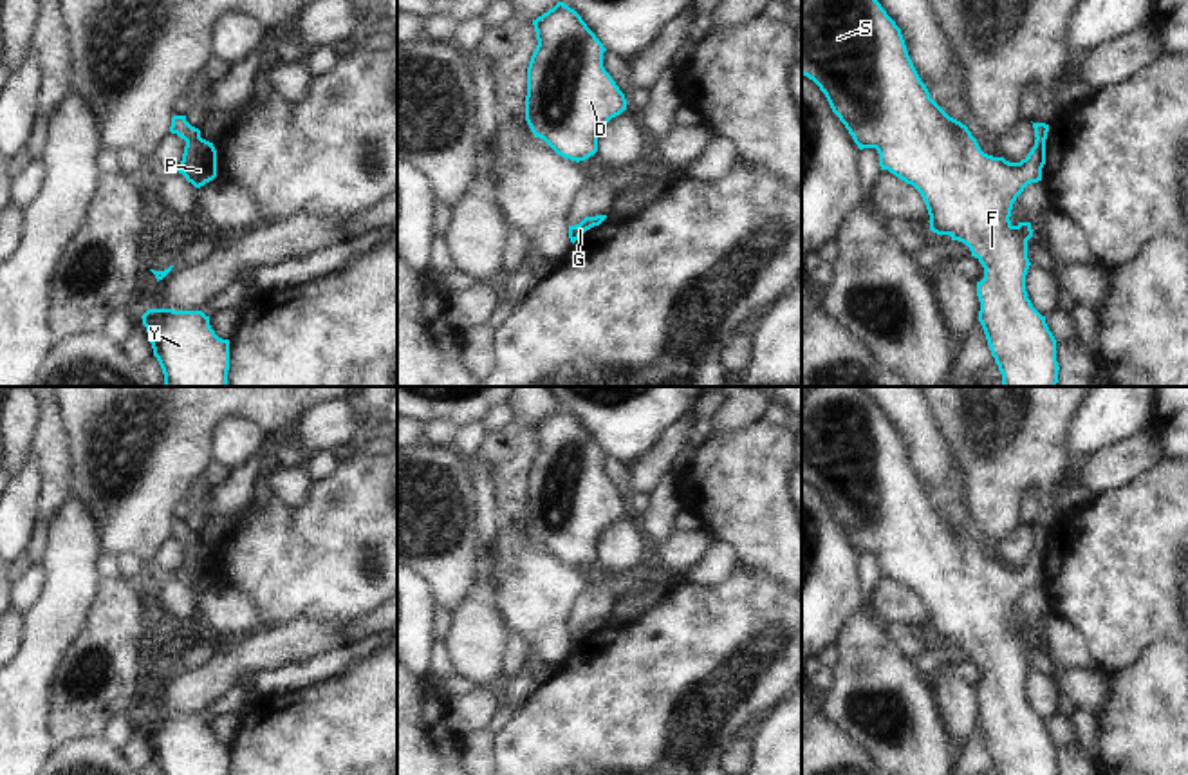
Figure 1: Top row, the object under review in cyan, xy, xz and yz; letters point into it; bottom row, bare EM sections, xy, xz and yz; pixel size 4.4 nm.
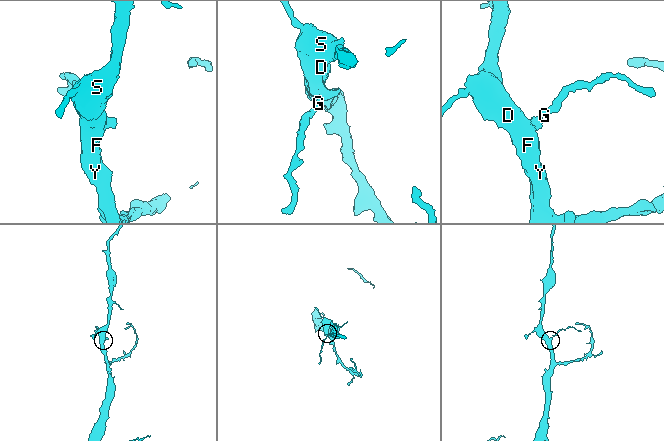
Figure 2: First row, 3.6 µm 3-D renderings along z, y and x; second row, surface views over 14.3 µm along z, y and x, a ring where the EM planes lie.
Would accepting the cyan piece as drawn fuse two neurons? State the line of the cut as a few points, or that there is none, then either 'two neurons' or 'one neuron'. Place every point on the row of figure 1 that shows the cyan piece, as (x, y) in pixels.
cut none; one neuron

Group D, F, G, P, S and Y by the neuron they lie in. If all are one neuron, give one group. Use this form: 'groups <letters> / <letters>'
groups D F G P S Y

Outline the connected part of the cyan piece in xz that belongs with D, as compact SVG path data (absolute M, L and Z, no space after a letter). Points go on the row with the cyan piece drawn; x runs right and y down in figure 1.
M558 2L533 25L538 45L527 67L525 121L558 155L585 161L598 152L599 130L626 110L625 94L603 67L607 49L574 9Z

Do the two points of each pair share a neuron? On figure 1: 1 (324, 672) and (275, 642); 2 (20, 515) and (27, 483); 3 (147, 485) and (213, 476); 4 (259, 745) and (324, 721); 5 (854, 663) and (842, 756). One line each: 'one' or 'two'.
1: two
2: one
3: two
4: one
5: two

